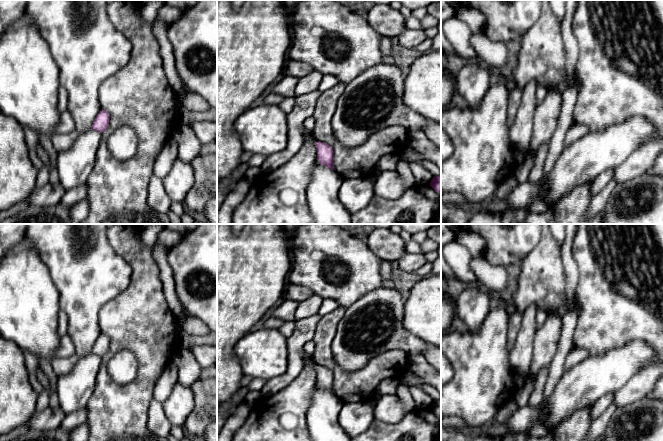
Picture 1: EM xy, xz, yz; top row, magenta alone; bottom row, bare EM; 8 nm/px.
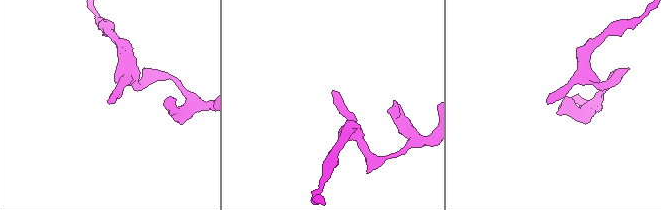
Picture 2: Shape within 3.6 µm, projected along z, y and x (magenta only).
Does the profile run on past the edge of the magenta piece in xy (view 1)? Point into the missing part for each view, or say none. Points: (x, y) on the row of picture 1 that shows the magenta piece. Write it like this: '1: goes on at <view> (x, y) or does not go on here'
1: does not go on here

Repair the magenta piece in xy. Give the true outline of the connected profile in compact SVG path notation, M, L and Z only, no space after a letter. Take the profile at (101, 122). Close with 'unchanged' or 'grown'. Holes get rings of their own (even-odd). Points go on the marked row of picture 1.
M101 109L94 119L91 129L102 133L108 127L109 120L109 114L105 110Z; unchanged

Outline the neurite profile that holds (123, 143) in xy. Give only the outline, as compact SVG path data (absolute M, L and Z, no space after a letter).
M128 125L120 126L107 140L108 149L118 160L132 158L138 148L138 135Z

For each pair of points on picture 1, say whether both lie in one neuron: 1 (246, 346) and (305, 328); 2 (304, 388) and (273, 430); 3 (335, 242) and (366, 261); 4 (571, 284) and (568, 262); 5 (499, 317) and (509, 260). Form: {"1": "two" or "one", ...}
{"1": "two", "2": "one", "3": "one", "4": "one", "5": "two"}

